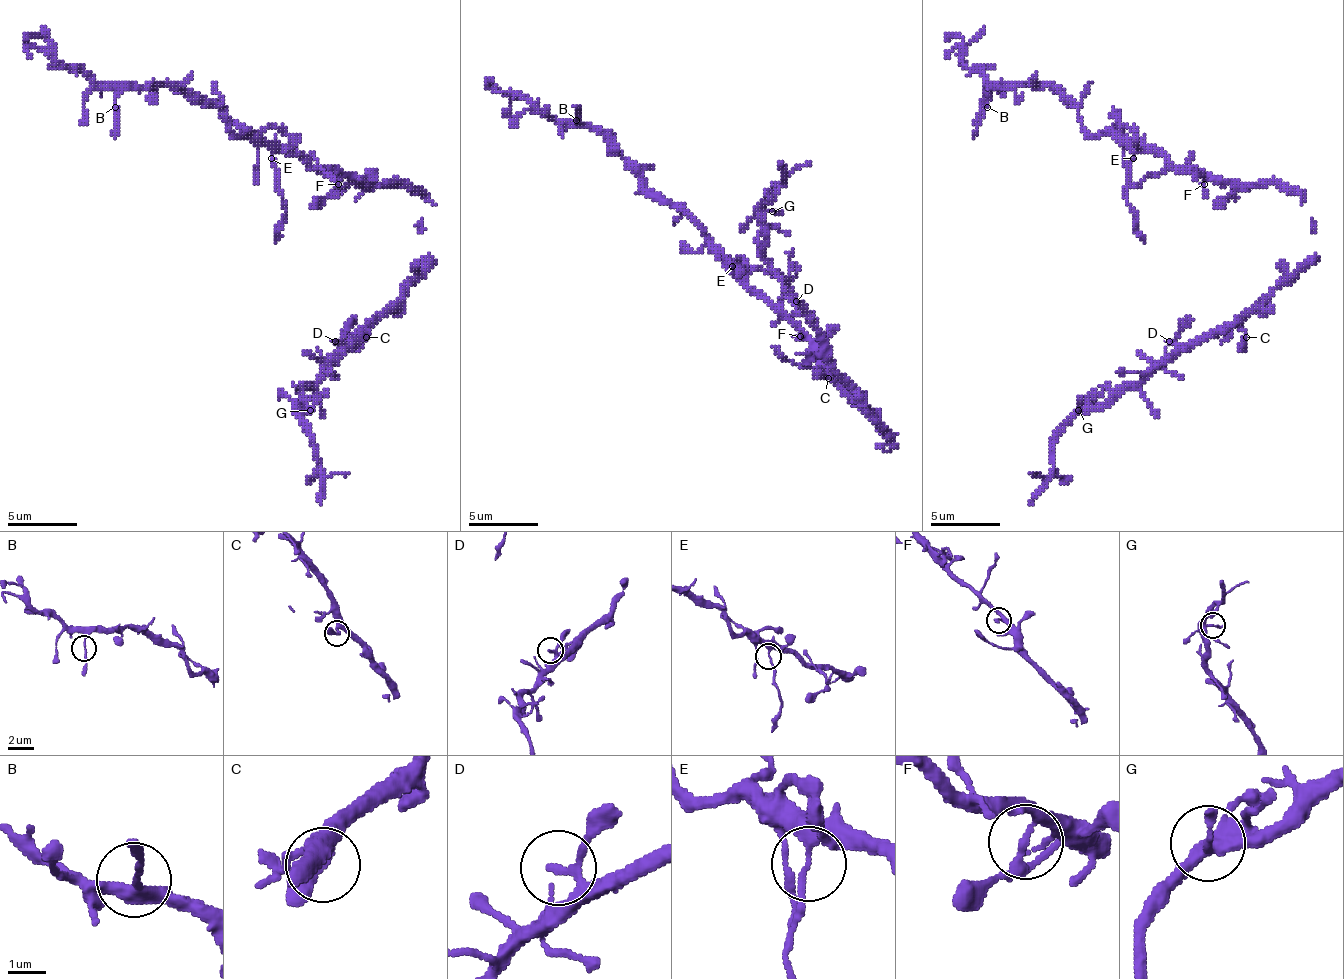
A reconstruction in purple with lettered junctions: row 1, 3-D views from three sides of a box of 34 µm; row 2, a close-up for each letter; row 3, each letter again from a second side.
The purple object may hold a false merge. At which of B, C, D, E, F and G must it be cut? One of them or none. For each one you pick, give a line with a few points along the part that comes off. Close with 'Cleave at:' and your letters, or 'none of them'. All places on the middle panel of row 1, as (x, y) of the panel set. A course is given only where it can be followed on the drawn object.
E: (733, 266), (740, 259), (747, 263), (737, 277)
Cleave at: E

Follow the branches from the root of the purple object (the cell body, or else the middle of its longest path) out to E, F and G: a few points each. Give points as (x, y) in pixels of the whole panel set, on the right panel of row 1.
E: (1266, 184), (1218, 184), (1197, 170), (1176, 170), (1162, 156), (1151, 152), (1137, 152), (1134, 159)
F: (1266, 184), (1218, 184), (1207, 177), (1204, 184)
G: (1266, 184), (1287, 184), (1305, 201), (1315, 253), (1235, 323), (1179, 347), (1123, 393), (1078, 410)

